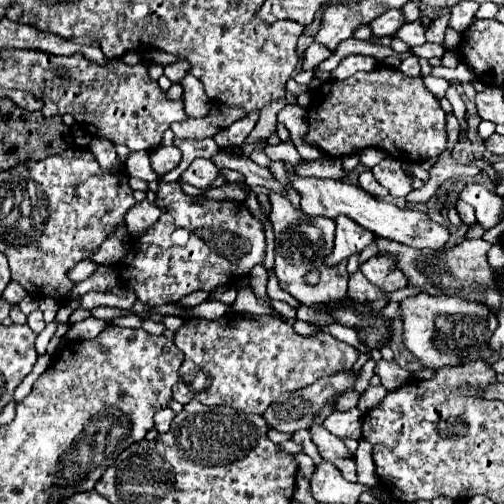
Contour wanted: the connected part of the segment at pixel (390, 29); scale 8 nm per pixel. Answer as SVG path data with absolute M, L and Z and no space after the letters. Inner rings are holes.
M386 11L384 15L380 15L380 19L374 19L370 23L372 29L372 37L392 37L402 25L402 11Z

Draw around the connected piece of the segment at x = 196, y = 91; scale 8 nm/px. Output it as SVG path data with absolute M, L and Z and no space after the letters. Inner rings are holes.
M186 75L180 85L184 87L182 101L184 101L186 115L188 117L200 117L200 115L208 113L208 107L212 107L212 105L202 89L202 83L194 75Z

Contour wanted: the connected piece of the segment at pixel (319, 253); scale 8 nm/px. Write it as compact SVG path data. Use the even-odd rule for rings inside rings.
M278 193L270 195L270 203L272 203L270 221L272 221L272 229L274 229L274 237L276 237L274 271L276 271L280 289L290 293L296 301L300 301L304 305L318 305L322 301L340 301L346 295L346 285L348 285L346 261L342 261L334 267L324 265L324 259L334 249L334 227L336 227L334 219L320 217L320 215L318 217L304 215L302 211L294 209L286 197L282 197ZM312 269L320 271L320 281L316 285L308 285L304 281L304 277Z

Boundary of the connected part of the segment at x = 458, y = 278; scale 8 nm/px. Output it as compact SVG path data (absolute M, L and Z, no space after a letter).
M376 239L380 253L392 253L398 257L400 269L408 277L408 285L420 287L432 295L464 295L464 299L486 303L494 309L500 303L500 291L496 285L496 271L486 261L486 251L490 243L484 239L464 239L452 249L444 251L412 251L412 247L404 247L402 243L388 243L388 239Z

